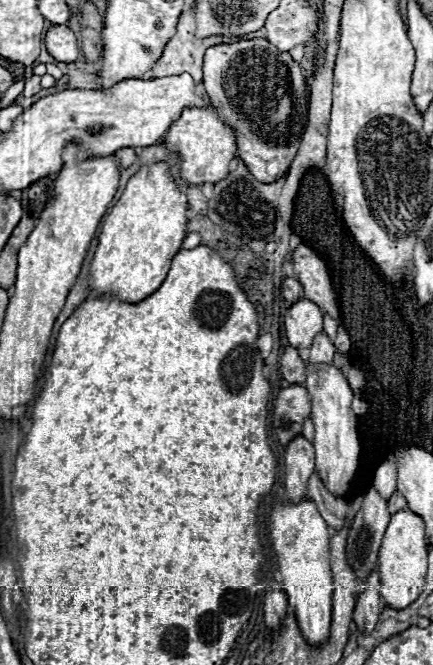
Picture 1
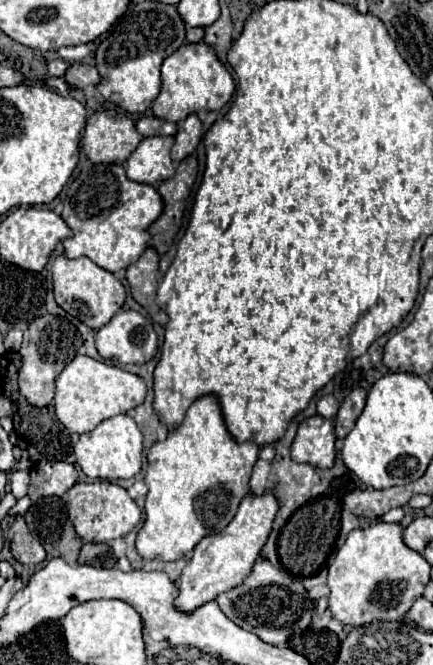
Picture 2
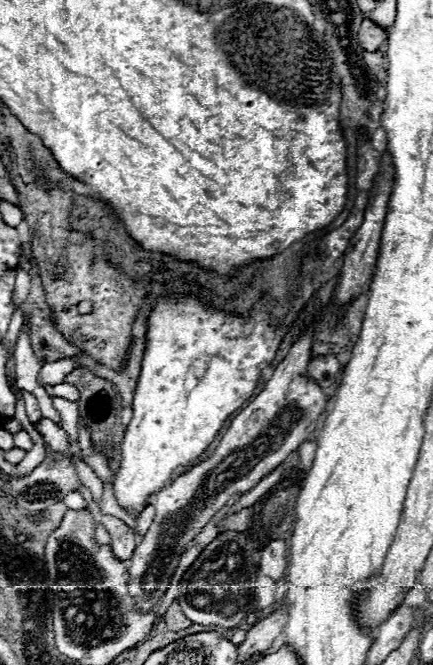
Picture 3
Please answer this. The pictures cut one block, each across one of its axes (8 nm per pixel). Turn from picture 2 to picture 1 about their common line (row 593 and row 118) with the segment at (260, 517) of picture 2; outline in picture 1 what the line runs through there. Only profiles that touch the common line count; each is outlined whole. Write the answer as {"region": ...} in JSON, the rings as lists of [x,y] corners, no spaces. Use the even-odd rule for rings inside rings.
{"region":[[[214,106],[204,108],[184,108],[182,116],[170,126],[170,130],[164,136],[166,148],[170,152],[176,152],[180,156],[180,176],[192,184],[204,184],[204,182],[220,182],[230,172],[230,162],[236,158],[238,144],[234,130],[220,118]]]}

